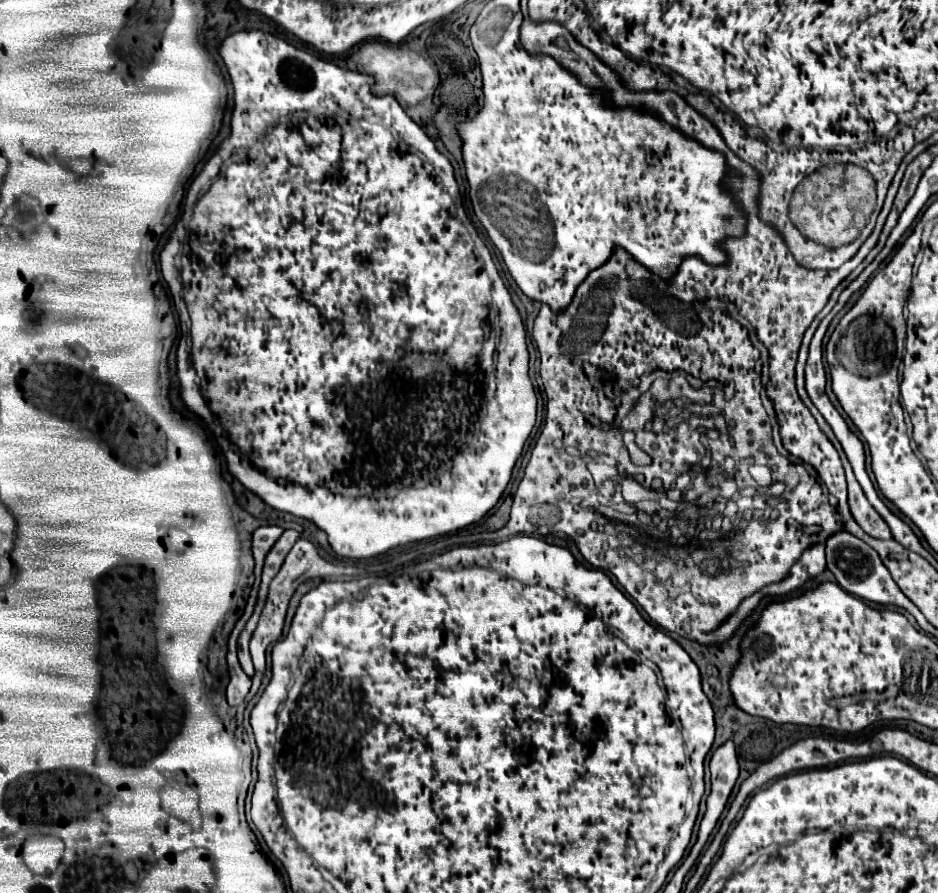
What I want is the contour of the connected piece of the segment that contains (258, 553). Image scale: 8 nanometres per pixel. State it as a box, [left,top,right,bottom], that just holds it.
[252,526,284,580]

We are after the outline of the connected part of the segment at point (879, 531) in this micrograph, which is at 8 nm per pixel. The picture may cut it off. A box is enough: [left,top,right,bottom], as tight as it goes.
[834,444,892,540]

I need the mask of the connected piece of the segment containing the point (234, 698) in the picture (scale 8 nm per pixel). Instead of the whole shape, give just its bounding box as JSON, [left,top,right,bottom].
[226,632,252,706]

